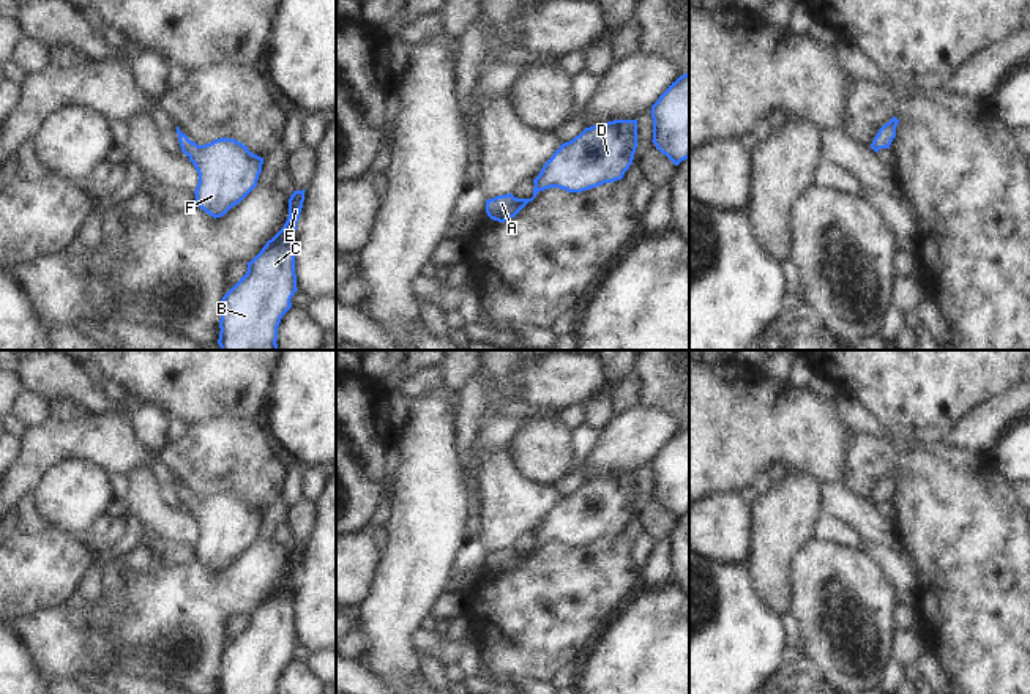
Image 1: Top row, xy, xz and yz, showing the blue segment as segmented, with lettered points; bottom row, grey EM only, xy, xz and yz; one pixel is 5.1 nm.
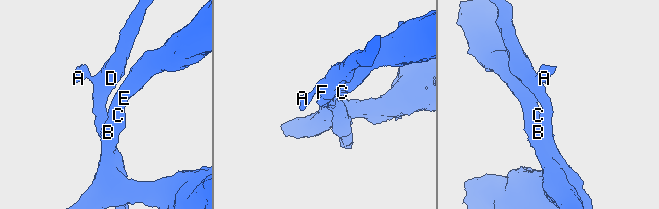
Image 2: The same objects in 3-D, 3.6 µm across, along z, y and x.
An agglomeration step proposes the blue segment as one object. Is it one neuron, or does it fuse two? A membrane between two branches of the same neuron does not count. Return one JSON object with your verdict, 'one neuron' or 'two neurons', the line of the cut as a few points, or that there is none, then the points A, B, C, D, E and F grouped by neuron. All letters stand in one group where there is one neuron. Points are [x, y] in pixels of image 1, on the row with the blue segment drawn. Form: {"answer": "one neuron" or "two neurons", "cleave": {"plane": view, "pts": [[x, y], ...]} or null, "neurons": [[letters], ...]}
{"answer": "one neuron", "cleave": null, "neurons": [["A", "B", "C", "D", "E", "F"]]}

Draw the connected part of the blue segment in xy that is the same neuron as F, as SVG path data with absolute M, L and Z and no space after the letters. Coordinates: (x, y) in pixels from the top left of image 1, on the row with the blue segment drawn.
M177 126L181 151L199 174L196 203L210 216L221 218L240 203L256 186L263 158L251 153L235 139L216 139L197 145Z

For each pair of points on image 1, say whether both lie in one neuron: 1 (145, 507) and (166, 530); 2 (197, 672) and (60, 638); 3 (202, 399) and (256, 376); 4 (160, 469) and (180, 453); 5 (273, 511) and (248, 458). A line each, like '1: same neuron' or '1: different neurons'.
1: same neuron
2: same neuron
3: same neuron
4: different neurons
5: different neurons

